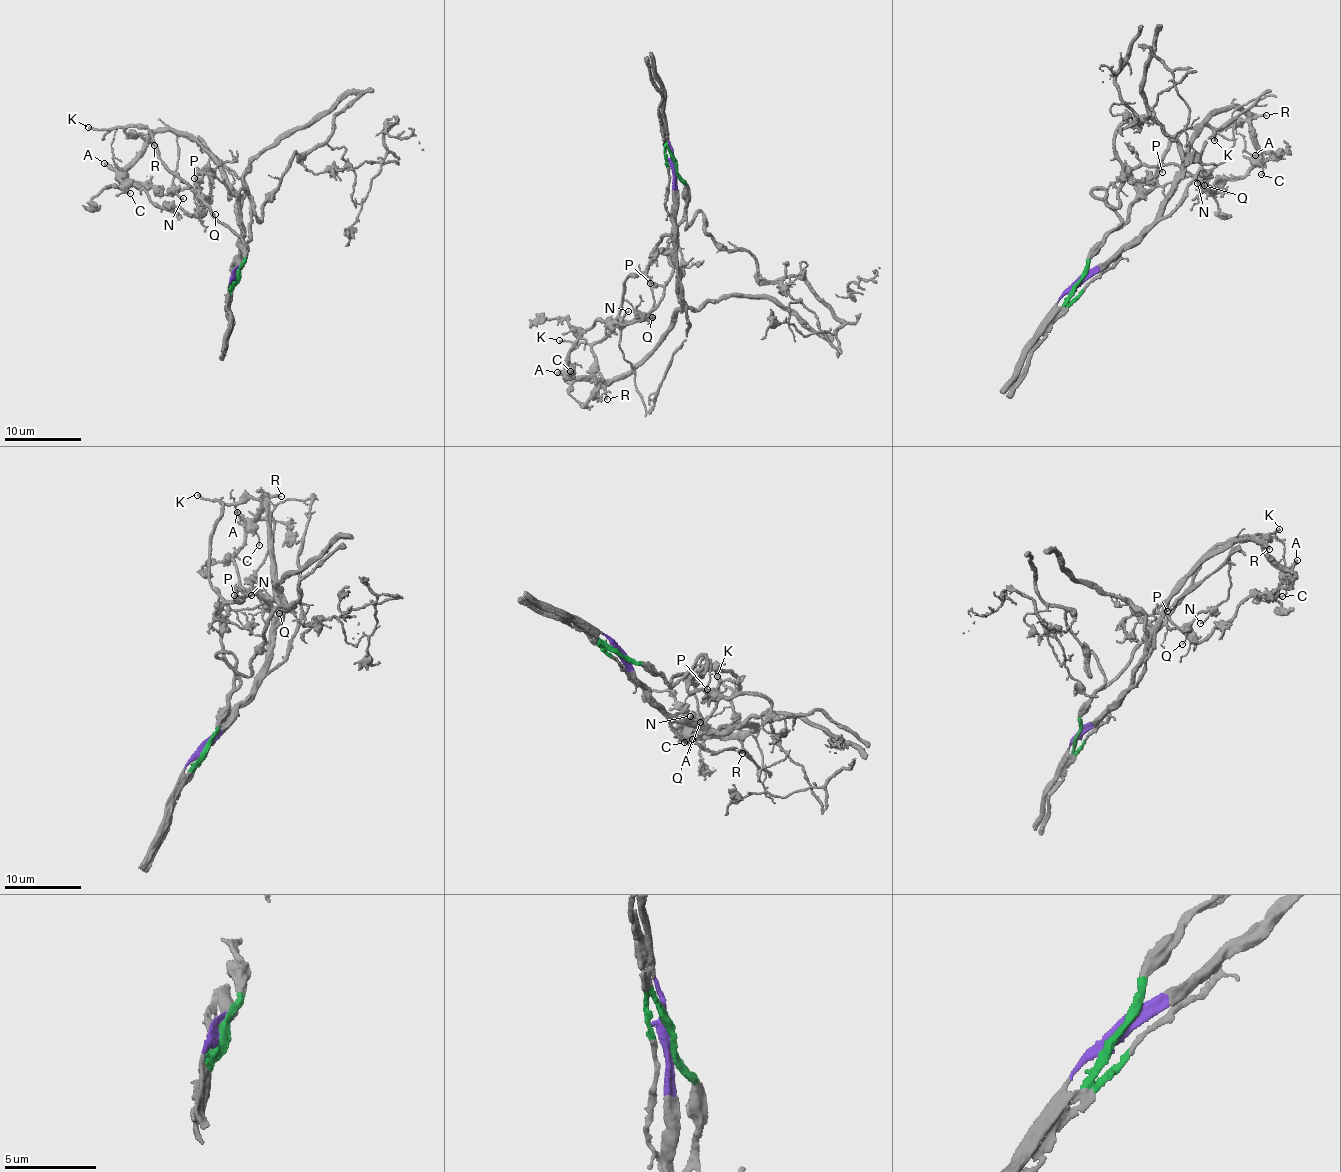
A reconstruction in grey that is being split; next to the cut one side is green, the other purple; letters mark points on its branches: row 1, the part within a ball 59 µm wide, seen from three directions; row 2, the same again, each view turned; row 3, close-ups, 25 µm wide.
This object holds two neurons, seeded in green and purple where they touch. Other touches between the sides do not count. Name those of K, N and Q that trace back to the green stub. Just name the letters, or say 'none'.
K, N, Q

